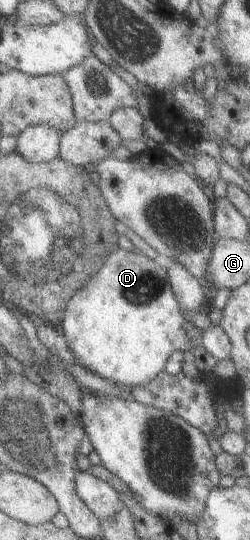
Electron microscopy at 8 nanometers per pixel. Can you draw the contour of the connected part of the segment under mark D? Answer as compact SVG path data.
M115 246L102 260L97 271L68 299L57 329L64 337L73 358L86 370L111 383L143 387L163 370L172 352L193 350L193 346L186 338L179 304L172 294L164 267L149 260L136 248L135 252L127 252Z

